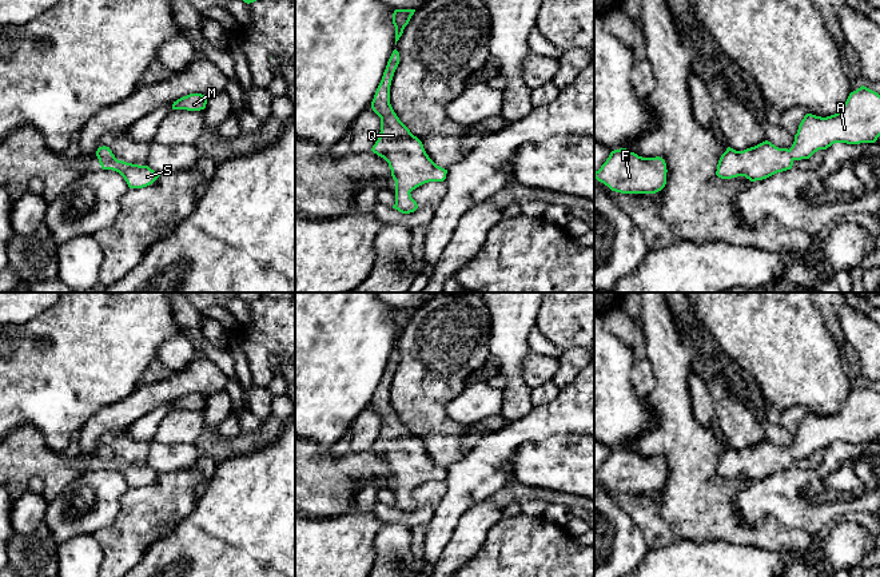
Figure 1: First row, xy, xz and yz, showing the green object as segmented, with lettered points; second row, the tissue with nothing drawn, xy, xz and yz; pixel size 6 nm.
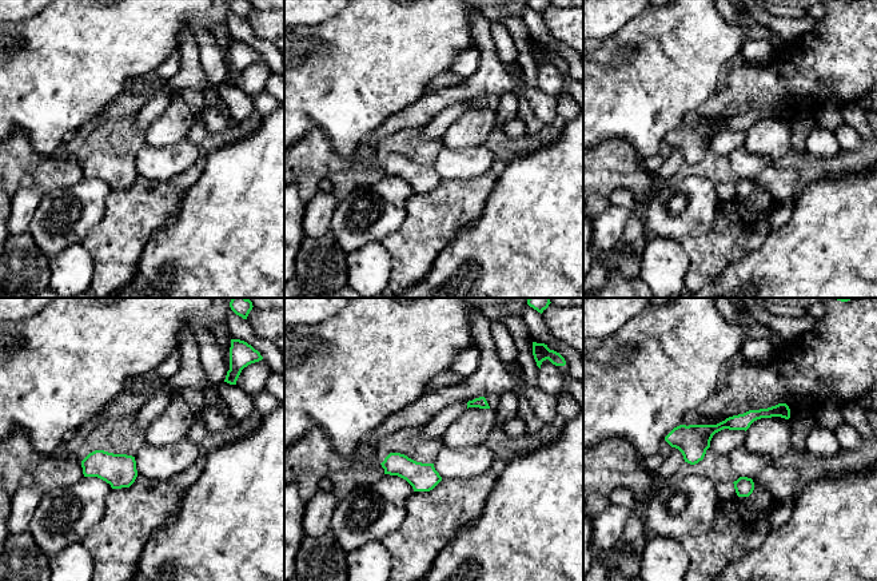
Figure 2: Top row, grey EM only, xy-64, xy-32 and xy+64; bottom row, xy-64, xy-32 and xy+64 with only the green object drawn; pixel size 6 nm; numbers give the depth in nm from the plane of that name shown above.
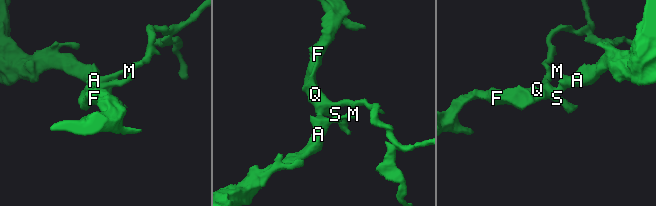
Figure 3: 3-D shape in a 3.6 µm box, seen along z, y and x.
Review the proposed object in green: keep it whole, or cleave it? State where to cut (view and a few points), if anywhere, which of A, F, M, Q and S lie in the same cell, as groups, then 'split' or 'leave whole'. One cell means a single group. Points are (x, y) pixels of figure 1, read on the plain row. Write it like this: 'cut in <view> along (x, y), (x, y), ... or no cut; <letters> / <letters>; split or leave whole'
no cut; A F M Q S; leave whole

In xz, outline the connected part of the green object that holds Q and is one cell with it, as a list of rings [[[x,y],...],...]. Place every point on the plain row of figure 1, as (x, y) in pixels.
[[[394,349],[371,401],[373,410],[381,417],[379,437],[371,450],[389,462],[395,479],[393,508],[410,513],[418,508],[410,492],[429,481],[443,481],[447,469],[429,457],[422,441],[399,419],[390,403],[390,385],[398,363],[399,351]]]

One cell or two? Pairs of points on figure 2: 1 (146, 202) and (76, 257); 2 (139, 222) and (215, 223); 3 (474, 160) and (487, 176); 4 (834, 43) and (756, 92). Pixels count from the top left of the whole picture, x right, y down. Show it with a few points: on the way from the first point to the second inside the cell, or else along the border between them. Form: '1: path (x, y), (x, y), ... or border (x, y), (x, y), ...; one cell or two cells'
1: border (80, 243), (92, 259), (92, 279); two cells
2: border (183, 195), (179, 209), (154, 234), (146, 246); two cells
3: border (489, 168), (470, 178), (454, 180); two cells
4: path (814, 62), (794, 76), (776, 83); one cell

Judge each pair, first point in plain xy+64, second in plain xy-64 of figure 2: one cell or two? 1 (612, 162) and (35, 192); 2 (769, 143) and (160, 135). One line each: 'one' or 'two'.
1: two
2: one

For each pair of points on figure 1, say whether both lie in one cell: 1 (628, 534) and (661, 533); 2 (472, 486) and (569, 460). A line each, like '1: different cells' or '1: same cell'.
1: different cells
2: different cells

